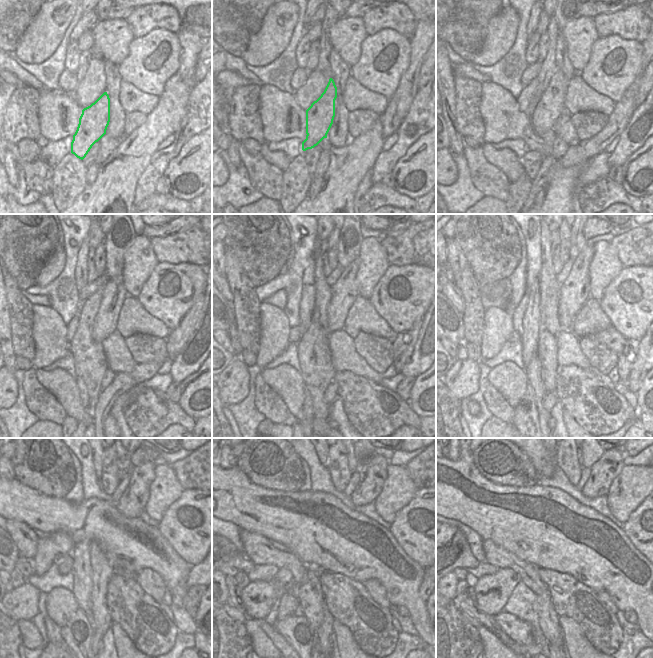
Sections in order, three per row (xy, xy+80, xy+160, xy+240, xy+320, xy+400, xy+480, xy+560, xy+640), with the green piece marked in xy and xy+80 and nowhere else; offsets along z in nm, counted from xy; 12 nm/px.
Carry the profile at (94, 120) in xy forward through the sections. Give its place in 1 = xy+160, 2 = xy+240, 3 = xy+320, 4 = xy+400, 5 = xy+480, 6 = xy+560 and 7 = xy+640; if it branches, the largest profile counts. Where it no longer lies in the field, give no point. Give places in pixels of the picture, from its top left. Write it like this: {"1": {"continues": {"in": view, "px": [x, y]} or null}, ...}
{"1": {"continues": {"in": "xy+160", "px": [552, 102]}}, "2": {"continues": {"in": "xy+240", "px": [114, 293]}}, "3": {"continues": {"in": "xy+320", "px": [345, 291]}}, "4": {"continues": {"in": "xy+400", "px": [573, 293]}}, "5": {"continues": {"in": "xy+480", "px": [132, 503]}}, "6": {"continues": {"in": "xy+560", "px": [373, 472]}}, "7": {"continues": {"in": "xy+640", "px": [604, 471]}}}

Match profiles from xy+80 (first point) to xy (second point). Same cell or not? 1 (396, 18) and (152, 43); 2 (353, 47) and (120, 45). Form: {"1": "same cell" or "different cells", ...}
{"1": "different cells", "2": "same cell"}

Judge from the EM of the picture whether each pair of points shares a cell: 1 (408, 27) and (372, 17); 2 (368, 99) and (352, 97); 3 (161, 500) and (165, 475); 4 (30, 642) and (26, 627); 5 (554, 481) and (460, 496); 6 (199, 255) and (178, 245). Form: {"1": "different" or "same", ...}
{"1": "same", "2": "same", "3": "same", "4": "same", "5": "different", "6": "same"}

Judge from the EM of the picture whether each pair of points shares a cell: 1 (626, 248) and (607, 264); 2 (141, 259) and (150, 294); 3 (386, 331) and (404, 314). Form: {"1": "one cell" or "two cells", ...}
{"1": "two cells", "2": "two cells", "3": "two cells"}

